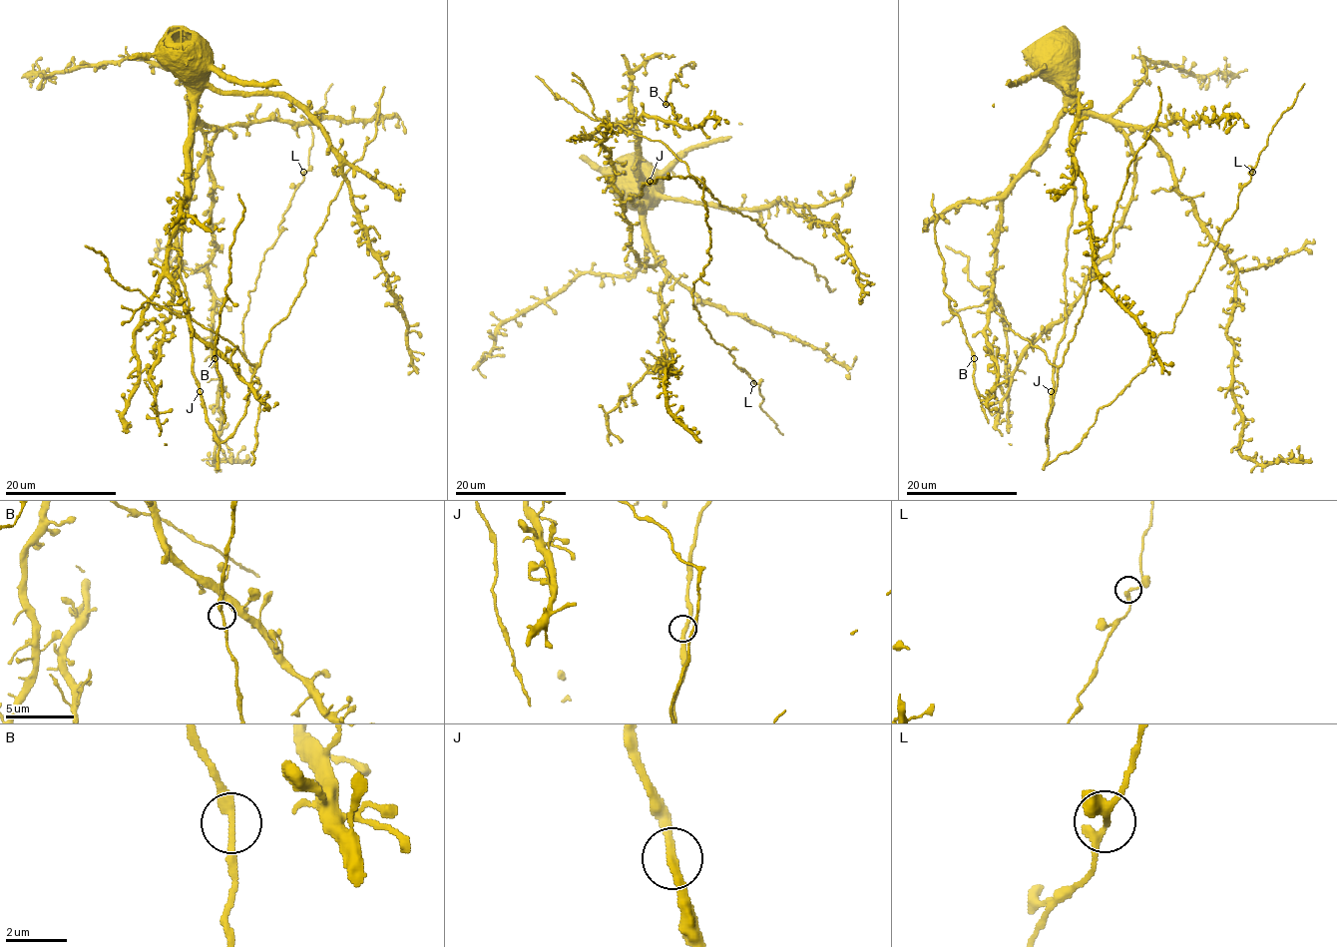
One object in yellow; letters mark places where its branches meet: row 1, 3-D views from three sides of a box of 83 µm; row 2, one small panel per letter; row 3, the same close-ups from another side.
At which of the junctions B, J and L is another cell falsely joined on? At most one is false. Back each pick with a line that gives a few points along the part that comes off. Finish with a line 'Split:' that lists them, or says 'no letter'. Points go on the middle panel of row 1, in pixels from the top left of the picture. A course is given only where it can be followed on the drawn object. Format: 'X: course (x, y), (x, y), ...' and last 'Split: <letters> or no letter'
Split: no letter

